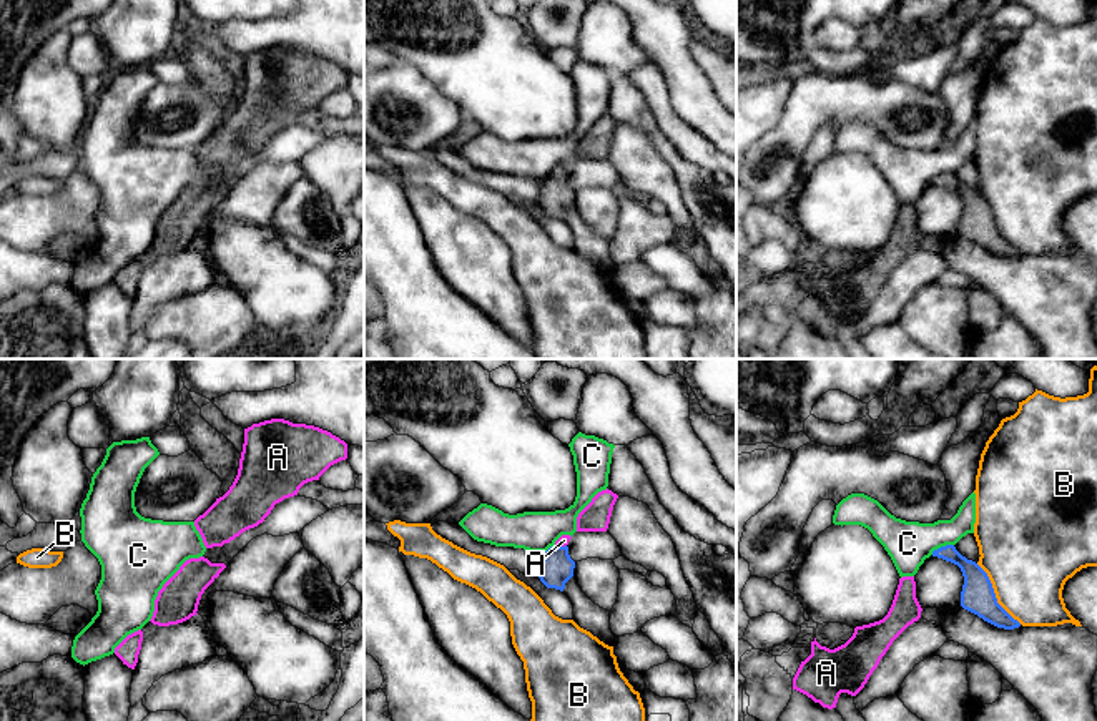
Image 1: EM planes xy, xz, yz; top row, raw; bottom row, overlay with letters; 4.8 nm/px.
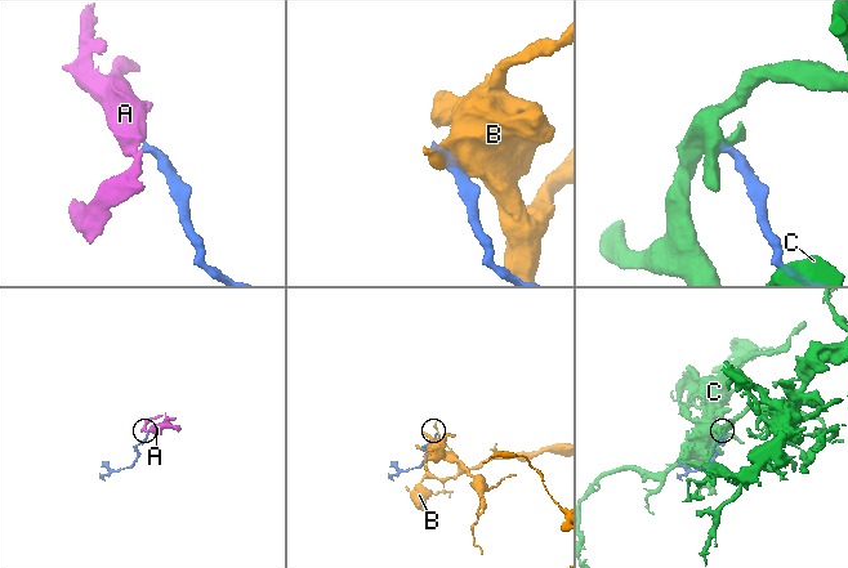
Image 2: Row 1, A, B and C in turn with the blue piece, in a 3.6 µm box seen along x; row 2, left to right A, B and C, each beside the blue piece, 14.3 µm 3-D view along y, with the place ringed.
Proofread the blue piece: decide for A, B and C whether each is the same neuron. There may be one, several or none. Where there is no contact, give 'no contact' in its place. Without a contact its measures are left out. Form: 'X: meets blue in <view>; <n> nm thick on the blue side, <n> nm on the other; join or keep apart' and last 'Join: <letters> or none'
A: meets blue in xz; 160 nm thick on the blue side, 50 nm on the other; join
B: meets blue in yz; 160 nm thick on the blue side, 440 nm on the other; keep apart
C: meets blue in yz; 130 nm thick on the blue side, 220 nm on the other; keep apart
Join: A

